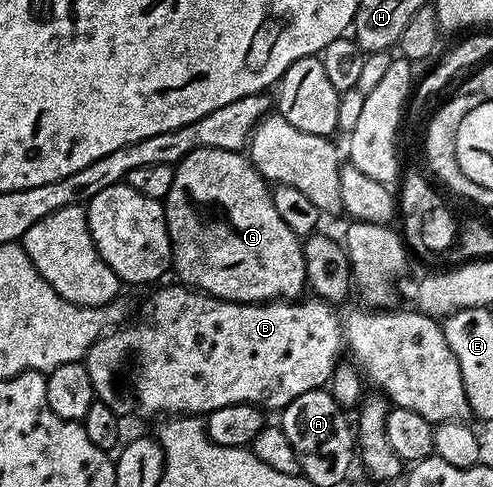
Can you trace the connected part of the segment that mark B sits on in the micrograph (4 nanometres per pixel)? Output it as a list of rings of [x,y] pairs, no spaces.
[[[173,282],[170,288],[161,288],[141,308],[141,317],[137,321],[126,322],[112,330],[106,331],[104,336],[99,337],[89,353],[85,355],[84,365],[89,372],[93,383],[96,399],[111,406],[115,414],[122,418],[128,416],[161,416],[160,418],[176,418],[178,416],[196,416],[208,414],[219,410],[223,406],[232,404],[256,404],[262,410],[280,410],[286,408],[299,394],[307,394],[307,390],[325,388],[333,377],[333,371],[342,359],[341,347],[346,344],[349,347],[352,363],[356,364],[363,373],[364,379],[374,384],[374,389],[380,390],[387,397],[390,405],[407,410],[415,410],[415,414],[423,414],[429,423],[436,426],[442,420],[468,421],[471,416],[469,395],[465,389],[465,383],[459,370],[459,362],[455,362],[455,354],[451,354],[451,346],[447,346],[445,329],[434,317],[420,310],[413,312],[393,312],[397,310],[365,310],[369,312],[353,312],[345,320],[345,332],[341,329],[341,320],[337,317],[338,309],[325,300],[316,298],[298,298],[296,300],[270,300],[268,304],[237,304],[233,300],[220,300],[218,296],[209,296],[206,292],[198,292],[197,289],[182,286]]]

